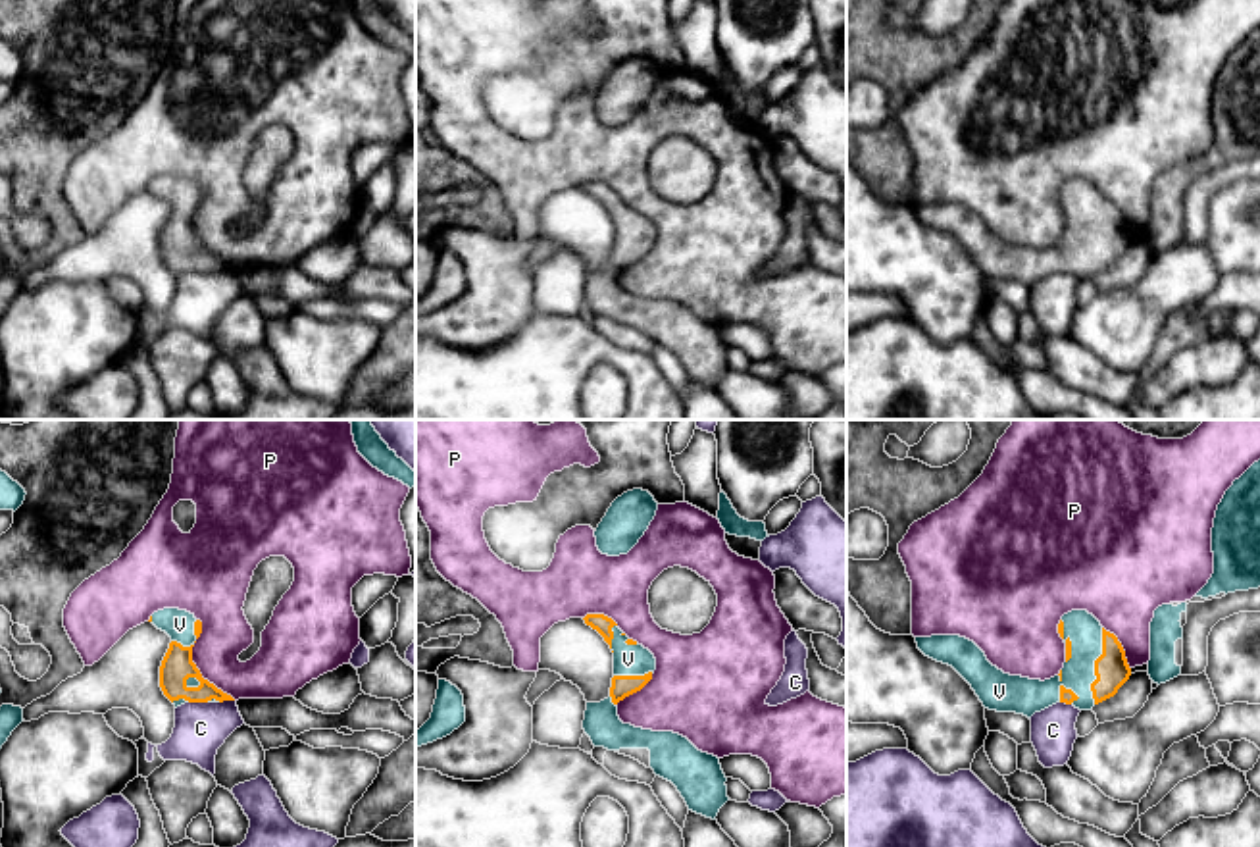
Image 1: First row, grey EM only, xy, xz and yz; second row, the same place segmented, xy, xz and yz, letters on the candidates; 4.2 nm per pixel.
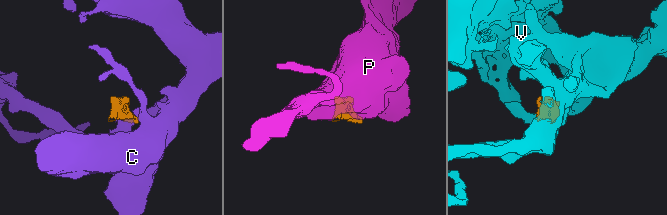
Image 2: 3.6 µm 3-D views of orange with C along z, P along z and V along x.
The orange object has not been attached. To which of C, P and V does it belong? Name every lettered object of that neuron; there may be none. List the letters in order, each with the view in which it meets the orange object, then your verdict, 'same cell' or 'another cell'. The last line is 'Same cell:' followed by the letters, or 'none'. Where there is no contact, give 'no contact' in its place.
C: contact in xy; another cell
P: contact in xy; another cell
V: contact in yz; same cell
Same cell: V

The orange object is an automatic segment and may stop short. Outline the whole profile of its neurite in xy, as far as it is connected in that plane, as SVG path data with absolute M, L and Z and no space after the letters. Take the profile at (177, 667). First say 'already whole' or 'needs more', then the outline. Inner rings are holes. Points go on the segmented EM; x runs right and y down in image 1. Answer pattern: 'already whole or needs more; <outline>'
needs more; M164 608L154 612L148 622L171 637L160 666L160 687L175 708L185 703L235 701L204 680L192 662L192 647L202 633L202 622L194 614L179 608Z

